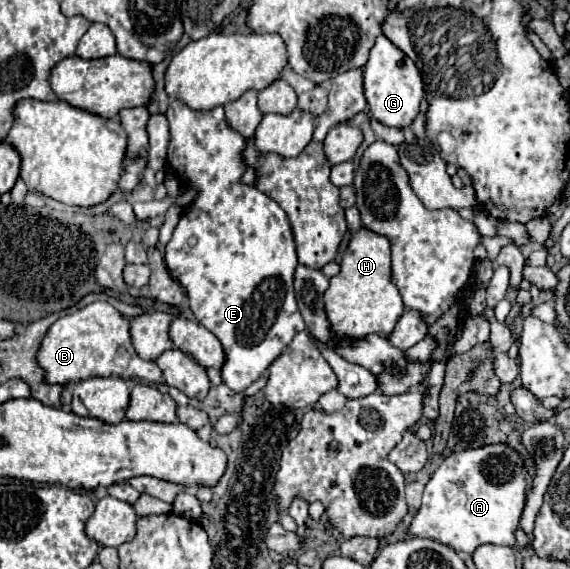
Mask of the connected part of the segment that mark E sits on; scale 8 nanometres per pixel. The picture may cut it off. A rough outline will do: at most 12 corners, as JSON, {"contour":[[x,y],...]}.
{"contour":[[170,100],[198,190],[168,272],[242,392],[306,328],[286,212],[224,108]]}

